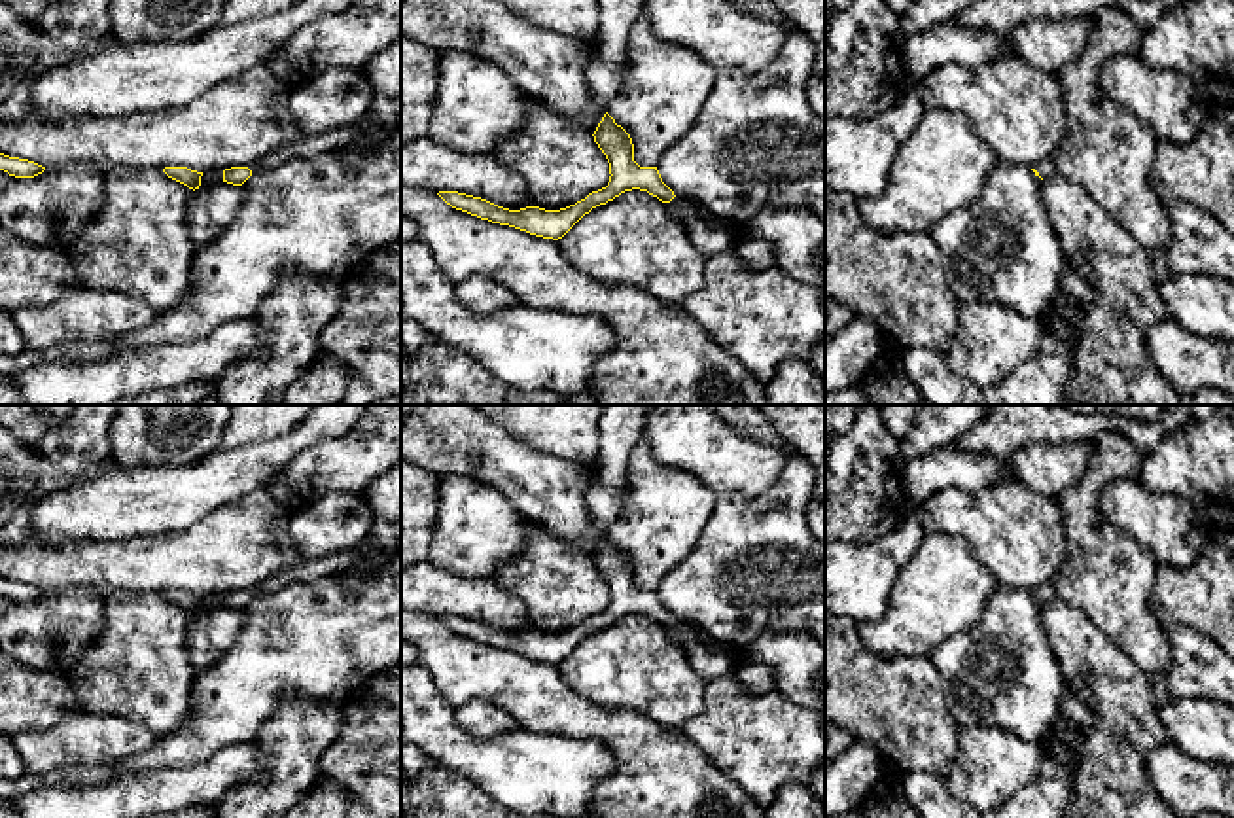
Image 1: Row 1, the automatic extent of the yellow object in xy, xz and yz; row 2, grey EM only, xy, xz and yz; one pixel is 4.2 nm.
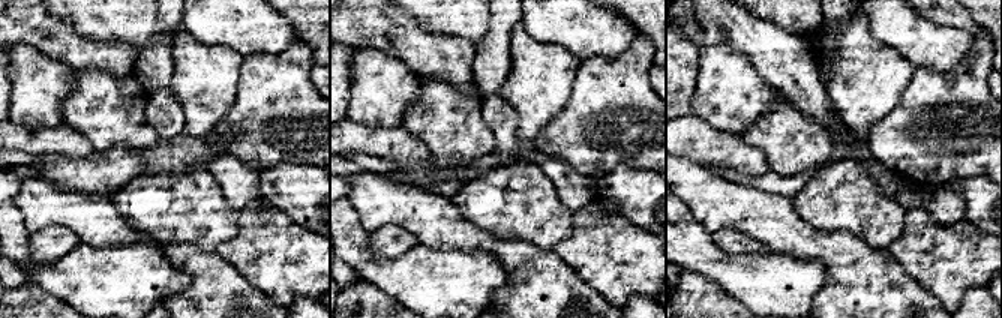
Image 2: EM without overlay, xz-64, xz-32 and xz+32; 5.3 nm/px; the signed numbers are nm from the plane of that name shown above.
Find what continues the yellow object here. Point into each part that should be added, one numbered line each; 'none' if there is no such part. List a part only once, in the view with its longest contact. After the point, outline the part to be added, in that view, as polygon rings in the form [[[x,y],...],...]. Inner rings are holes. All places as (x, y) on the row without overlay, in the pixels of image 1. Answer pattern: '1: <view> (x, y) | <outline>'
1: yz (1047, 593) | [[[1052,579],[1047,581],[1047,583],[1043,583],[1043,585],[1039,585],[1033,593],[1039,596],[1039,600],[1041,600],[1043,604],[1049,604],[1049,602],[1058,600],[1056,589],[1054,589],[1054,585],[1052,585]]]

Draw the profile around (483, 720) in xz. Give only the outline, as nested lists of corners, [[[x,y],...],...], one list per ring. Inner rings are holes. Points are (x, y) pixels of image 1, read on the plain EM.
[[[483,701],[462,704],[454,710],[454,718],[466,733],[477,738],[490,738],[520,727],[513,716]]]

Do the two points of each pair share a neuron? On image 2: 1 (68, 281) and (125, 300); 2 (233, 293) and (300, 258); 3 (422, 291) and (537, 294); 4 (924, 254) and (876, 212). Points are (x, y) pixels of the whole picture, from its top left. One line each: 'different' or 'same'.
1: same
2: different
3: different
4: different

